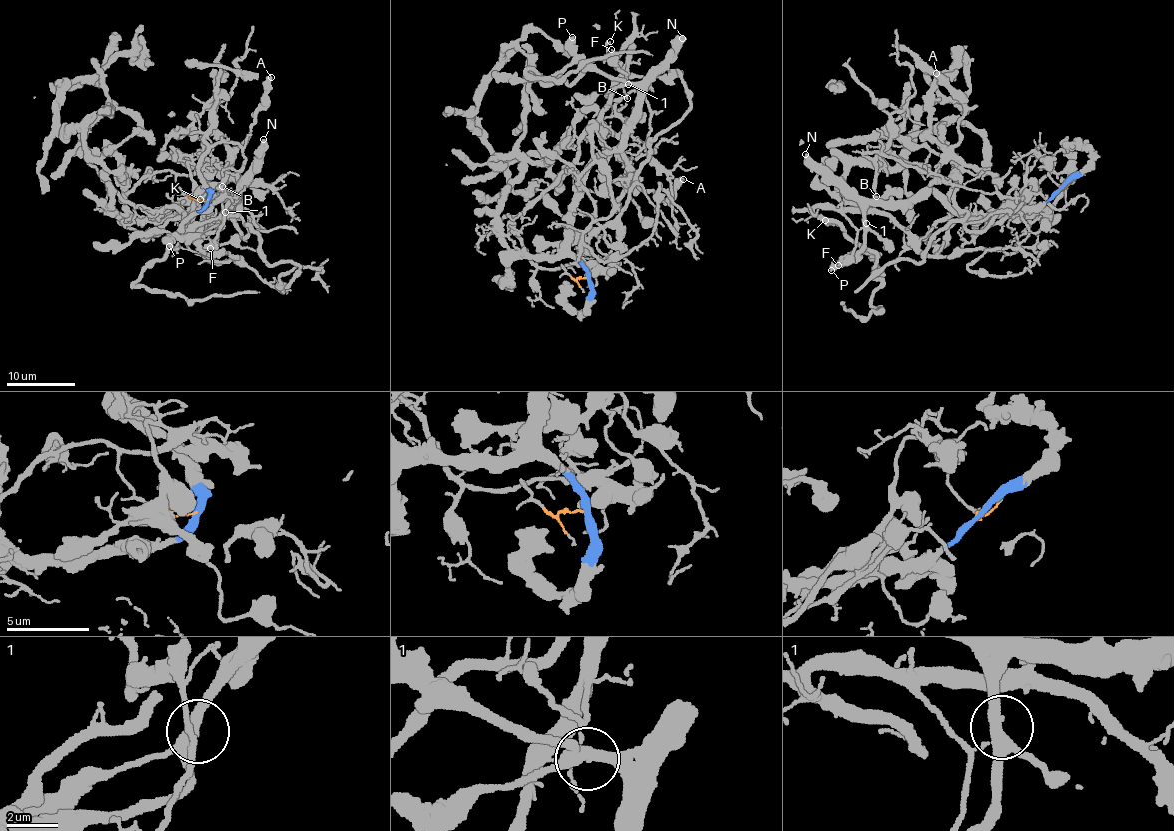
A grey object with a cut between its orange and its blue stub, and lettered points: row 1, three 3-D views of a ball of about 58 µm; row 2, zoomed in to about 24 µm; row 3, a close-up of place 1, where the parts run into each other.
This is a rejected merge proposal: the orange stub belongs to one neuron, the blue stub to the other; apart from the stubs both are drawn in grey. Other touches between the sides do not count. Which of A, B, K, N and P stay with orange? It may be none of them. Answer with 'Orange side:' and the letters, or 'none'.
Orange side: B, K

